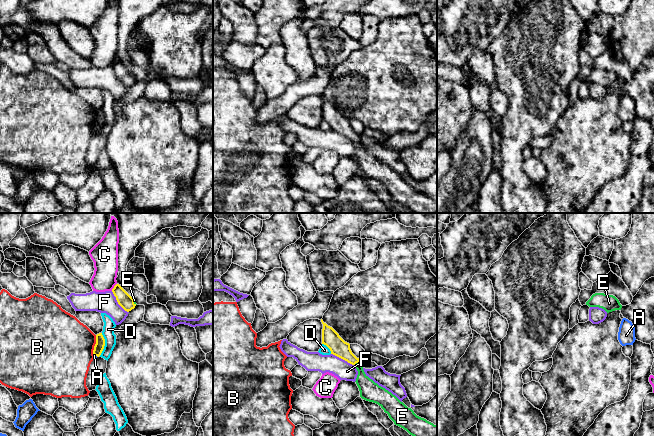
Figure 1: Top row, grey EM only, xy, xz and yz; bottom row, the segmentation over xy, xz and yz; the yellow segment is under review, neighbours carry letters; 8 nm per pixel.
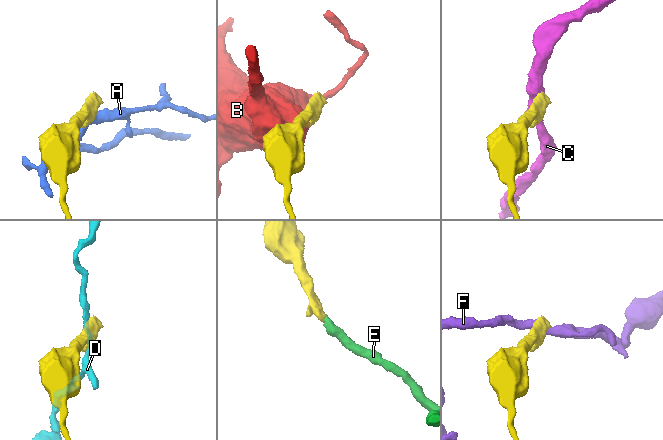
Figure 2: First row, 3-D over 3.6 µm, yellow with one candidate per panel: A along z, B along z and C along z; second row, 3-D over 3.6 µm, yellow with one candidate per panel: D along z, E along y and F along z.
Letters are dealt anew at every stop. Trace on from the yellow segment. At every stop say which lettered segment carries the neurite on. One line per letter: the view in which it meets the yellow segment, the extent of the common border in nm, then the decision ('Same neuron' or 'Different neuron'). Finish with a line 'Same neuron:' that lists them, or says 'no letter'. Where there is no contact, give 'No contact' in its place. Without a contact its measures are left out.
A: Touches yellow in xy. Shared border 40 nm. Different neuron
B: Touches yellow in xy. Shared border 170 nm. Different neuron
C: Touches yellow in xy. Shared border 80 nm. Different neuron
D: Touches yellow in xy. Shared border 190 nm. Different neuron
E: Touches yellow in xz. Shared border 60 nm. Same neuron
F: Touches yellow in xy. Shared border 220 nm. Different neuron
Same neuron: E

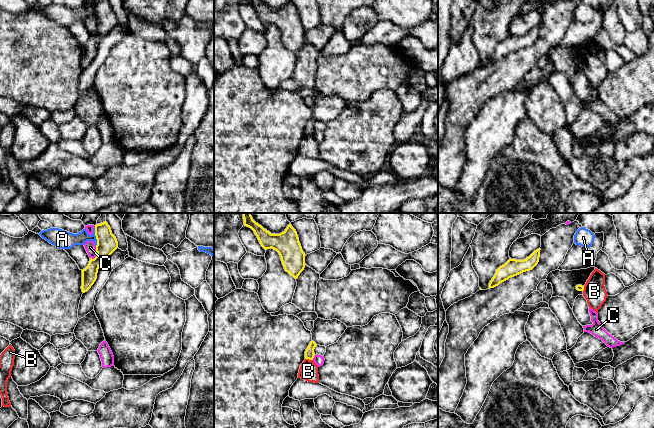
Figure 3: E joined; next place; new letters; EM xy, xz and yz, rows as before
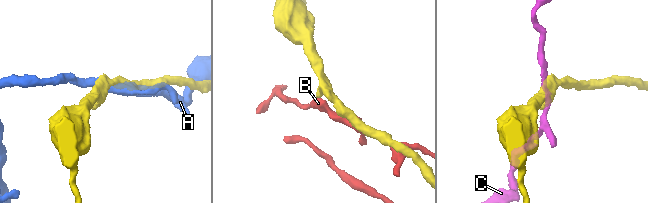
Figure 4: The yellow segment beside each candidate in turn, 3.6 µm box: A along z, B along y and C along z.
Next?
A: Touches yellow in xy. Shared border 150 nm. Different neuron
B: Touches yellow in xz. Shared border 70 nm. Different neuron
C: Touches yellow in xy. Shared border 120 nm. Different neuron
Same neuron: no letter

